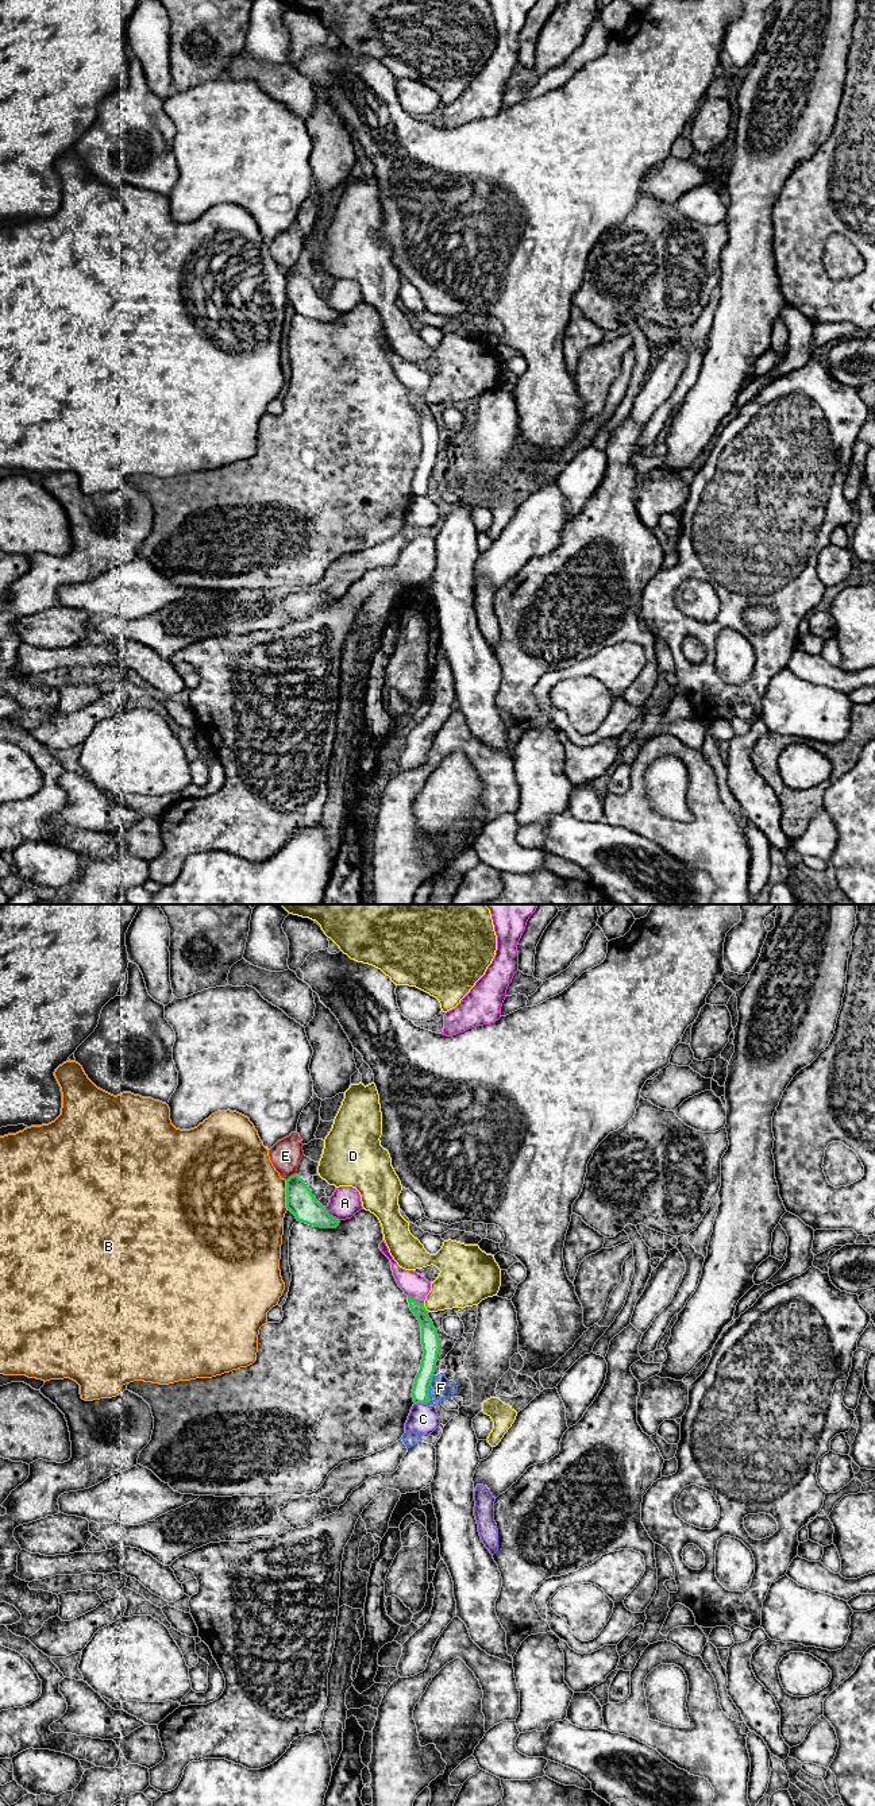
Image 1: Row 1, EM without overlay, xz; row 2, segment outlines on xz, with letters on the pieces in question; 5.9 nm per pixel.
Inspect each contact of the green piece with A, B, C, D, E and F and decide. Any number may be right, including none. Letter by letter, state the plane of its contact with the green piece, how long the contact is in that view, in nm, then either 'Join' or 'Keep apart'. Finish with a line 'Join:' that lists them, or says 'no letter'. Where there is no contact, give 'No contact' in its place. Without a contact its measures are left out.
A: Touches green in xz. Shared border 130 nm. Keep apart
B: Touches green in xz. Shared border 180 nm. Keep apart
C: Touches green in xz. Shared border 90 nm. Keep apart
D: Touches green in xz. Shared border 70 nm. Keep apart
E: Touches green in xz. Shared border 70 nm. Keep apart
F: Touches green in xz. Shared border 160 nm. Keep apart
Join: no letter

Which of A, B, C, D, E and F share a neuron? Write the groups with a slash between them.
A / B / C / D / E / F

